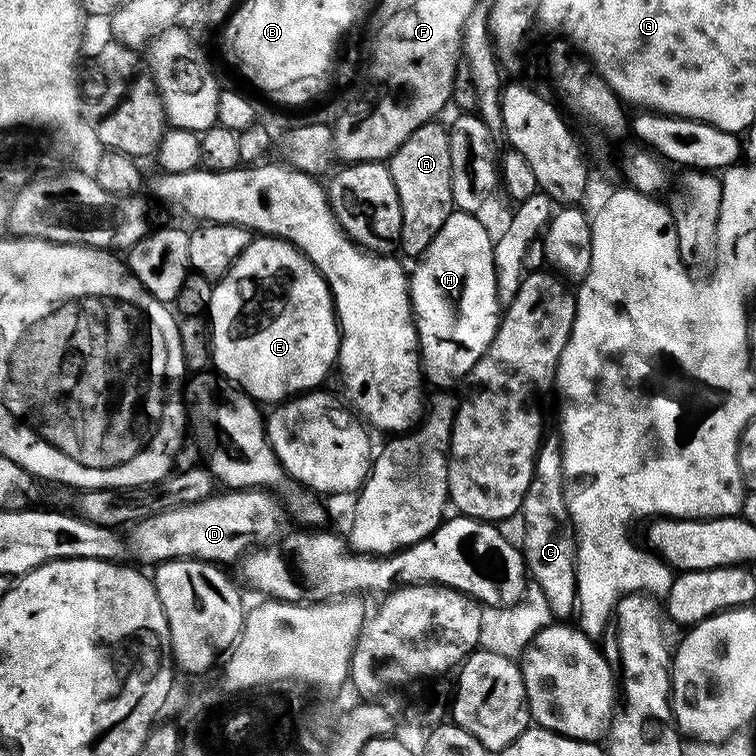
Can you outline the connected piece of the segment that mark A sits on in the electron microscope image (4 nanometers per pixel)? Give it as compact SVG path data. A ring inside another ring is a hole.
M429 122L418 126L402 146L387 161L394 187L401 203L401 234L399 251L411 258L423 256L434 242L434 234L442 230L442 222L454 210L452 202L452 175L450 174L450 138L448 128L440 122Z

